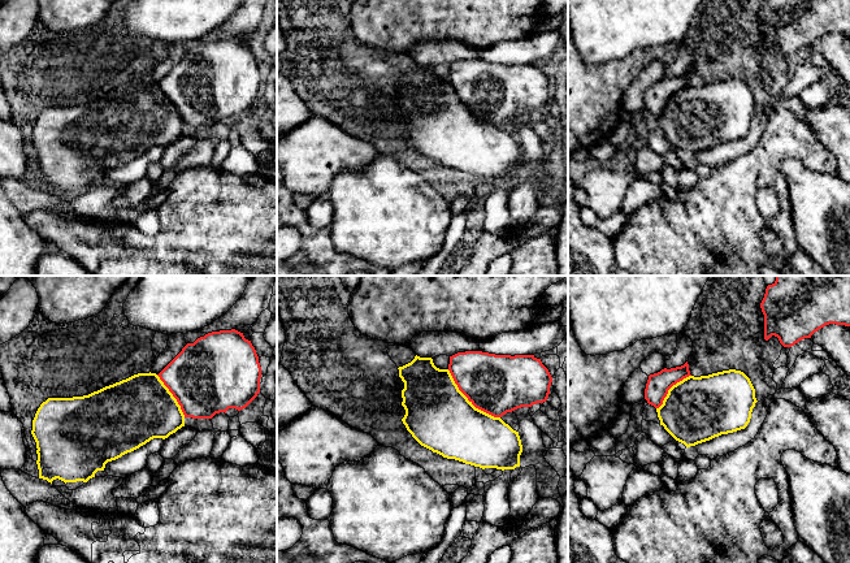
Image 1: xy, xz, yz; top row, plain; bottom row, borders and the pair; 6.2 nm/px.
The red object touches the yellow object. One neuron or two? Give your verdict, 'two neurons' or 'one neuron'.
two neurons

